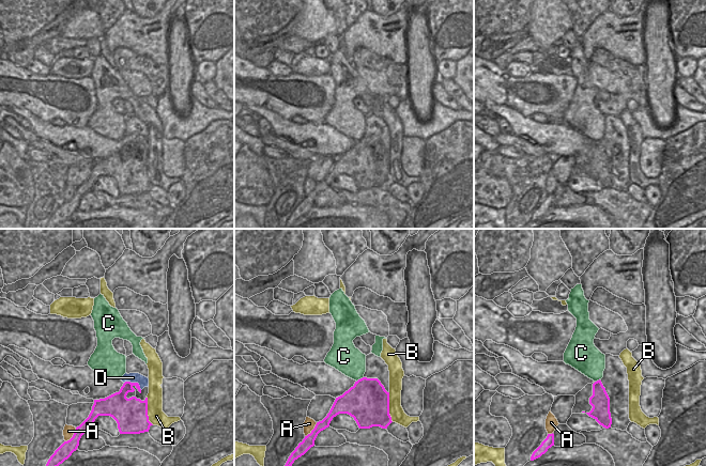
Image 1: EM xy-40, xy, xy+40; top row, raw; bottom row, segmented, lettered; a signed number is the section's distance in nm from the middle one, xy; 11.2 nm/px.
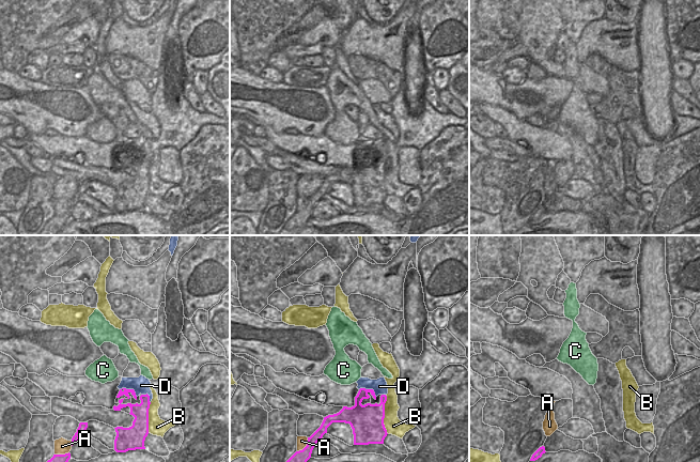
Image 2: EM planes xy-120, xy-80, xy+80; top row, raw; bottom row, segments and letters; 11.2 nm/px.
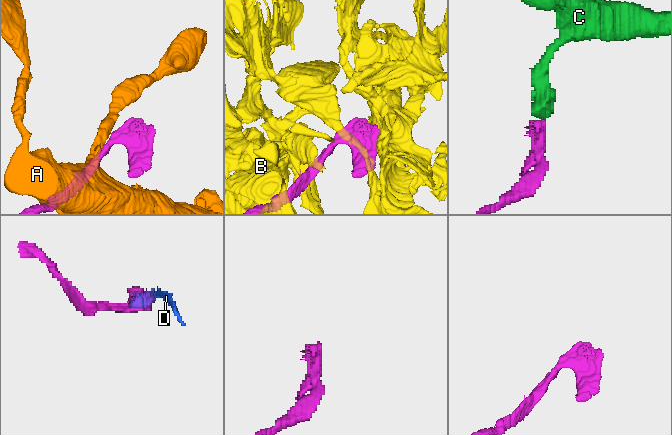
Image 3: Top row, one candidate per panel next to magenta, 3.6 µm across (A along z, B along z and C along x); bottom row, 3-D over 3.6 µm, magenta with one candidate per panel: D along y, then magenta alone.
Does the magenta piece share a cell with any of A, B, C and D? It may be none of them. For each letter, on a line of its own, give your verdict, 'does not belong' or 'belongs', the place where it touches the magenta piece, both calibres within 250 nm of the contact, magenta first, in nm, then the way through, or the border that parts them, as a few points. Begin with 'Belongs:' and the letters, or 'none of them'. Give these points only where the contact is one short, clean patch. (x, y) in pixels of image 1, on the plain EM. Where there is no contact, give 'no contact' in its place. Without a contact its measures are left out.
Belongs: D
A: does not belong; meets magenta in xy-40 at (73, 196); 170 nm thick on the magenta side, 130 nm on the other
B: does not belong; meets magenta in xy at (388, 168); 480 nm thick on the magenta side, 160 nm on the other
C: does not belong; meets magenta in xy at (361, 139); 440 nm thick on the magenta side, 320 nm on the other; border along xy (363, 137), (356, 142)
D: belongs; meets magenta in xy-40 at (134, 143); 170 nm thick on the magenta side, 120 nm on the other; runs through xy-40 (133, 165), (124, 151), (134, 143), (133, 138)

